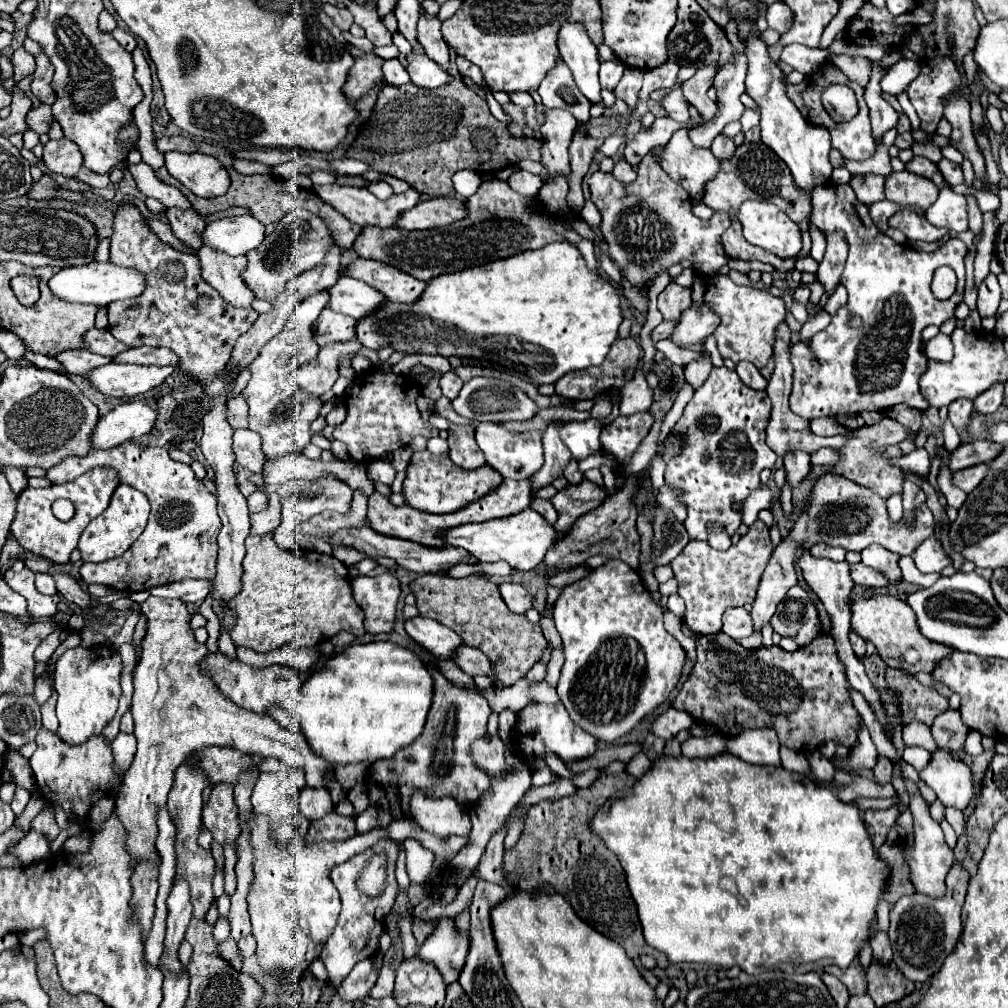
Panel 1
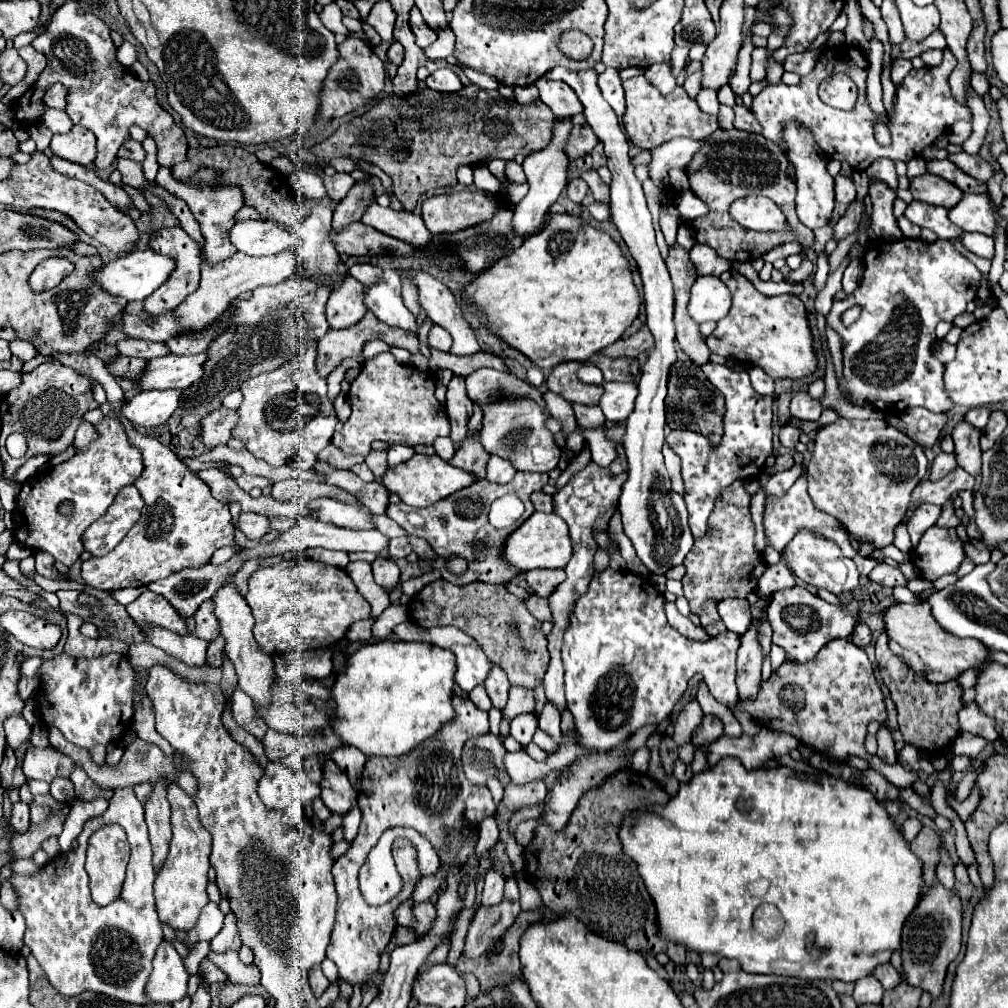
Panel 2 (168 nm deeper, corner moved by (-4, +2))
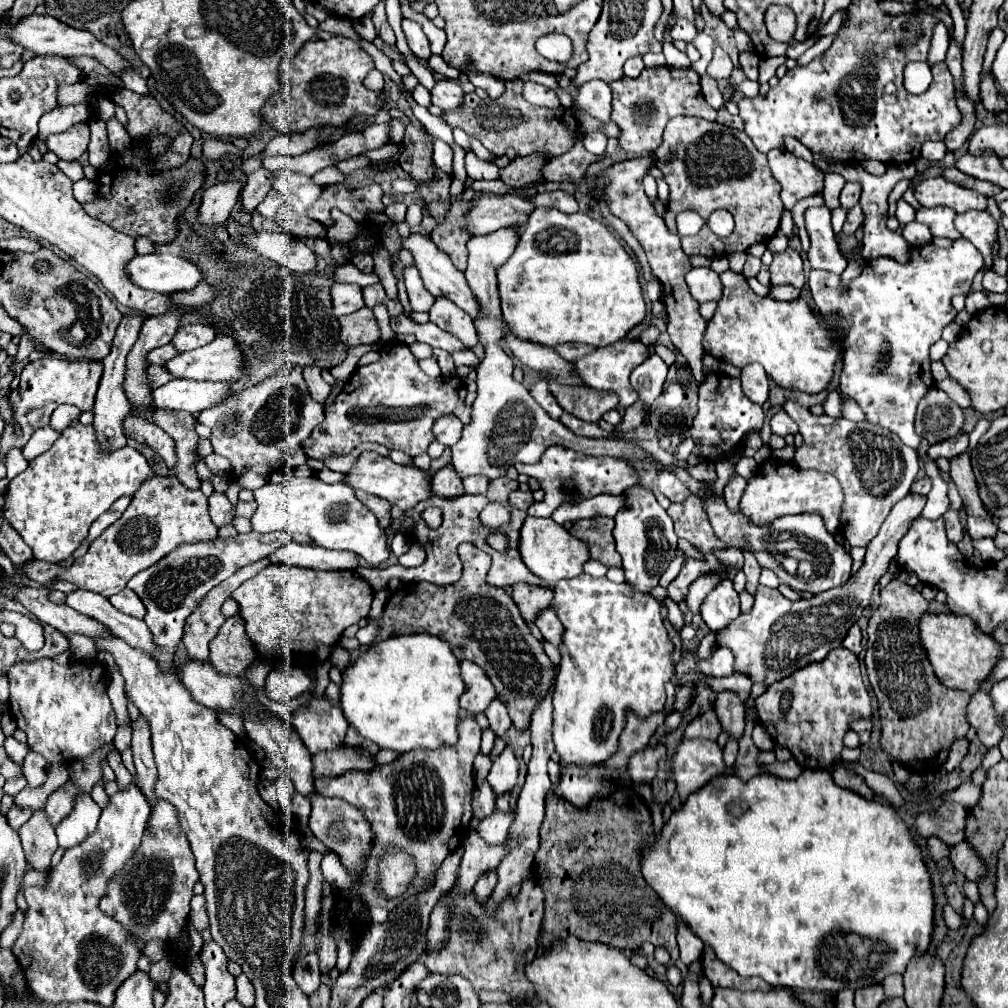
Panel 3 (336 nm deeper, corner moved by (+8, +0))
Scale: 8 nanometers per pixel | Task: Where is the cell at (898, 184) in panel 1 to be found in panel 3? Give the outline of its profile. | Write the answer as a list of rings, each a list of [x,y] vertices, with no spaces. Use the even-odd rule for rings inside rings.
[[[942,176],[924,178],[920,184],[914,186],[914,196],[920,202],[920,206],[926,206],[926,208],[948,206],[954,212],[986,208],[986,196],[974,190],[966,190],[954,182],[948,182]]]

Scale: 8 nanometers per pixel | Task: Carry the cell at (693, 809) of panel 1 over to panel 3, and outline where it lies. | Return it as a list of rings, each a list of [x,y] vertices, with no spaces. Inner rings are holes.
[[[804,770],[796,780],[778,778],[768,772],[758,774],[750,780],[742,780],[736,774],[720,774],[706,786],[692,792],[686,802],[676,812],[672,812],[663,827],[664,835],[660,837],[658,846],[644,848],[640,856],[640,870],[644,880],[660,896],[666,908],[680,916],[680,920],[688,924],[688,928],[704,944],[708,944],[724,964],[728,964],[744,978],[760,976],[770,986],[836,994],[844,988],[858,990],[864,988],[864,984],[882,982],[886,974],[904,974],[910,958],[916,954],[916,948],[920,948],[922,952],[928,948],[934,914],[932,886],[920,850],[908,834],[906,824],[890,804],[864,800],[852,790],[836,786],[828,770]]]

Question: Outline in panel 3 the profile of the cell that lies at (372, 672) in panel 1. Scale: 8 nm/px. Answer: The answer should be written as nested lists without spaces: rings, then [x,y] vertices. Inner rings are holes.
[[[430,634],[392,636],[360,652],[356,662],[342,672],[340,708],[350,726],[354,726],[362,738],[378,744],[380,748],[388,748],[398,754],[414,748],[436,750],[442,744],[454,744],[458,740],[456,720],[460,708],[458,696],[462,690],[464,684],[460,680],[460,662],[452,656],[452,650],[444,644],[444,640]]]

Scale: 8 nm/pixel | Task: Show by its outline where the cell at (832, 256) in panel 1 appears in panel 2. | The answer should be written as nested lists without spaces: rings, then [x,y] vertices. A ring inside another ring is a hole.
[[[854,200],[846,214],[840,218],[840,222],[834,226],[834,238],[836,240],[842,240],[846,236],[850,236],[852,232],[858,230],[860,226],[860,220],[862,220],[862,212],[864,212],[864,202],[862,200]]]

